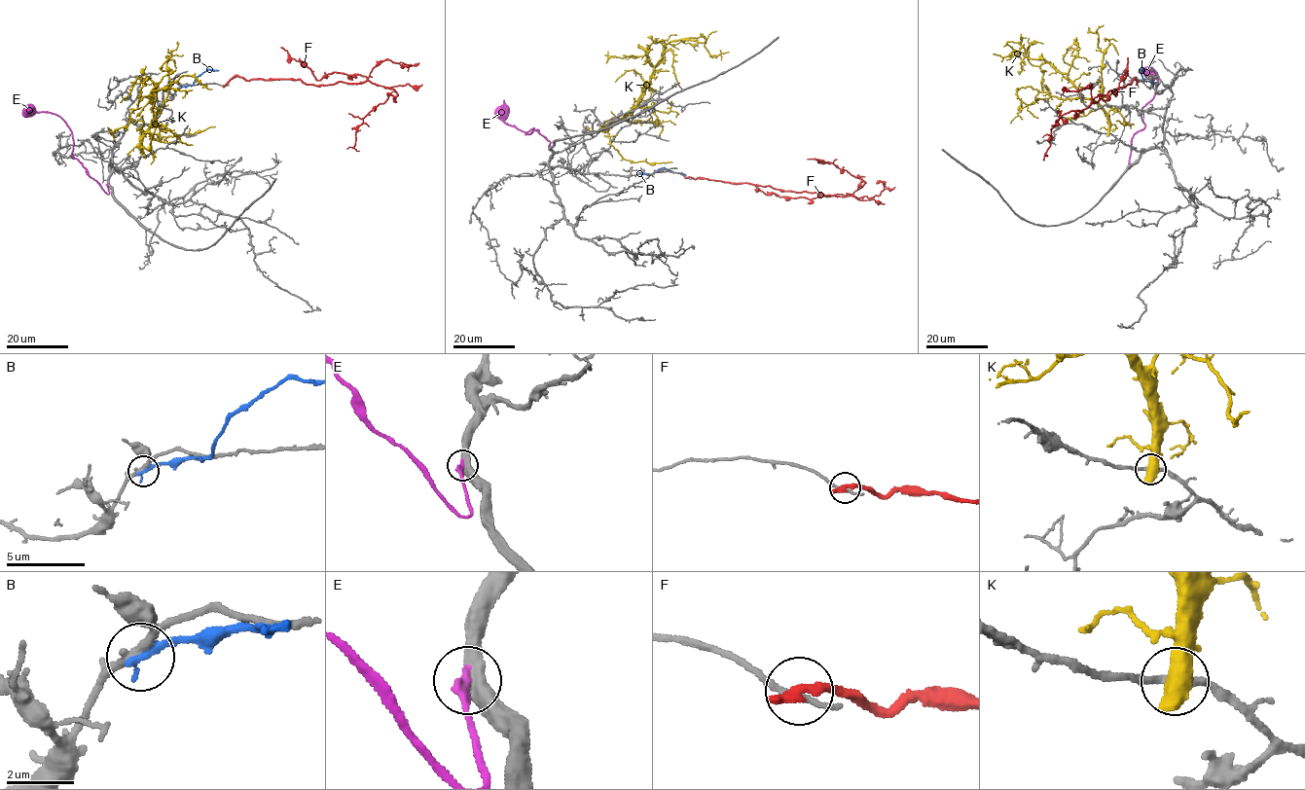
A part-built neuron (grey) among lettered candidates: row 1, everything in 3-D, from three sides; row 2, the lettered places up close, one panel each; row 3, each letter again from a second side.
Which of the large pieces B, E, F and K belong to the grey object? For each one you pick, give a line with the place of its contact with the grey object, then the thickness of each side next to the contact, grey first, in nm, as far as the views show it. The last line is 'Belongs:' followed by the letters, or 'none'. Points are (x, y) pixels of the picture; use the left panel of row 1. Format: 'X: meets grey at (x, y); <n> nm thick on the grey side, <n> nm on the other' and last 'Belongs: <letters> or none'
E: meets grey at (107, 184); 480 nm thick on the grey side, 280 nm on the other
Belongs: E

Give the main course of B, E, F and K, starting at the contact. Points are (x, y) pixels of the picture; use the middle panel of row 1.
B: (640, 173), (652, 174), (664, 167), (686, 175)
E: (549, 147), (550, 142), (539, 130), (535, 129), (525, 134), (534, 127), (530, 133), (504, 122), (503, 99)
F: (687, 177), (830, 196), (851, 196), (865, 182), (831, 162), (807, 159)
K: (602, 129), (636, 106), (669, 43), (701, 36), (705, 37), (710, 54), (728, 52)

